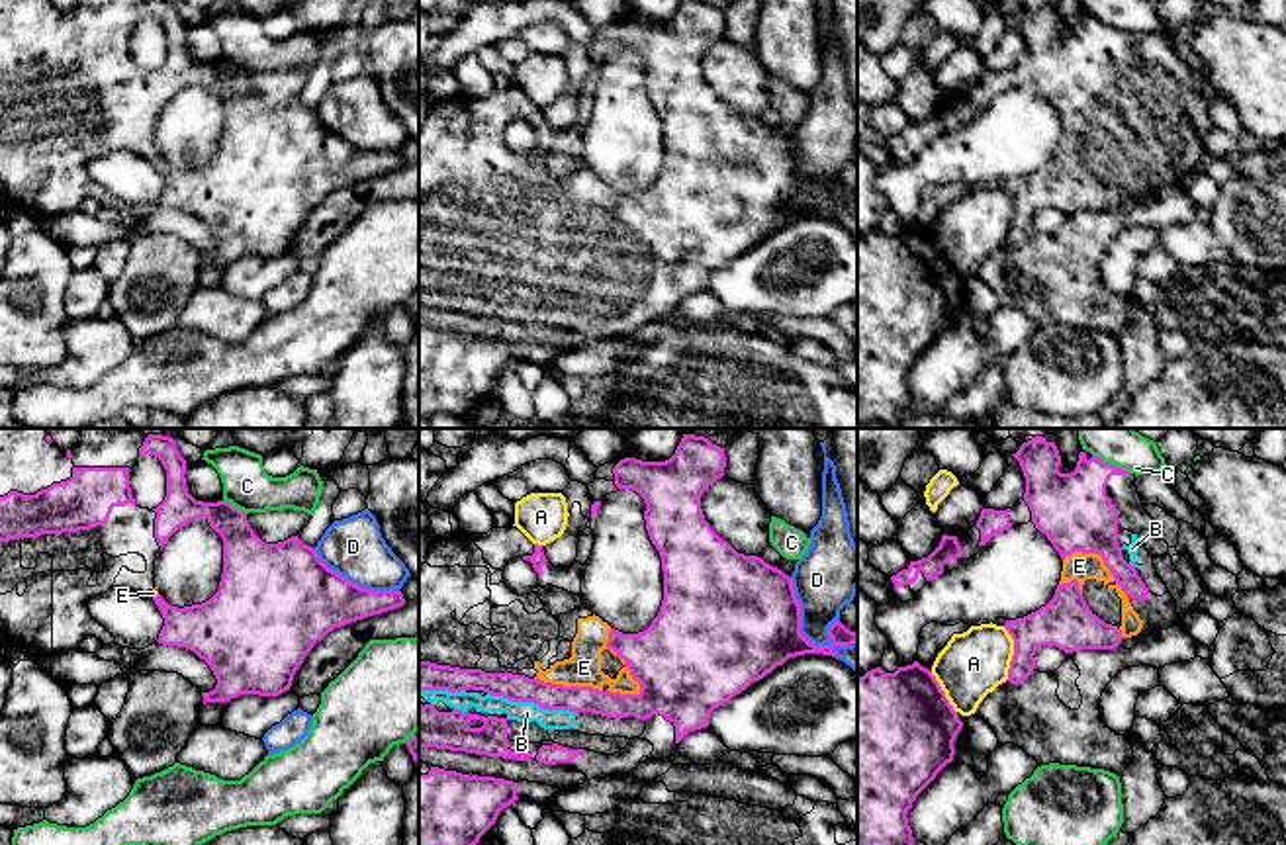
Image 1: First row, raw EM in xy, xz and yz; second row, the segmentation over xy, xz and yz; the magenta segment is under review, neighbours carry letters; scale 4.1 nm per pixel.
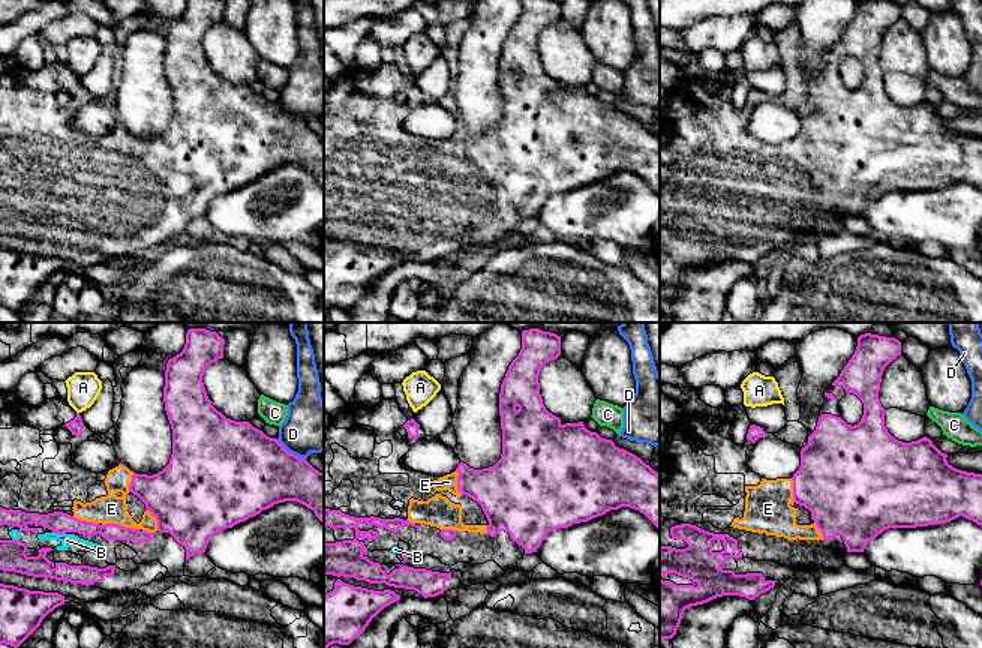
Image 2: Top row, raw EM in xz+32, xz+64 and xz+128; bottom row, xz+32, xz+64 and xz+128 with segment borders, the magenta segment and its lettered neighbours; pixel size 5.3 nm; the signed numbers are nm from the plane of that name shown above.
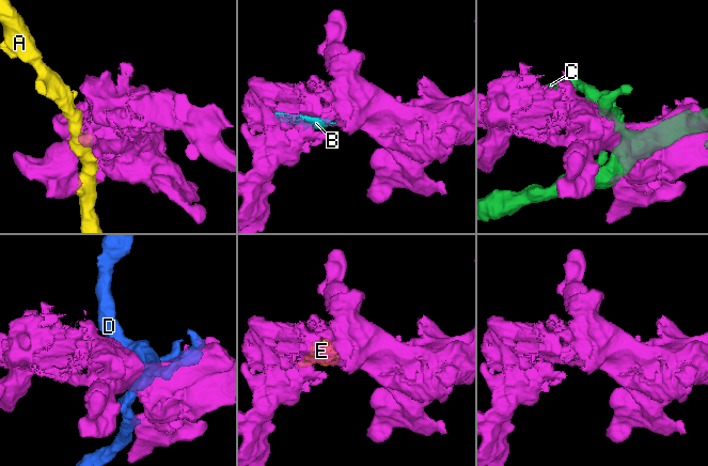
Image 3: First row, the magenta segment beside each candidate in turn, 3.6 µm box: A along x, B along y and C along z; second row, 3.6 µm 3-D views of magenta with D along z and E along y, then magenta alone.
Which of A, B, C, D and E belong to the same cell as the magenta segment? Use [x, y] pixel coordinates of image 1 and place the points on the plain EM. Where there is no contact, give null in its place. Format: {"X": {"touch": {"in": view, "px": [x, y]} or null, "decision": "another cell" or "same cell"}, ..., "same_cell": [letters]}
{"A": {"touch": {"in": "yz", "px": [1014, 216]}, "decision": "another cell"}, "B": {"touch": {"in": "xz", "px": [531, 263]}, "decision": "same cell"}, "C": {"touch": {"in": "yz", "px": [1110, 26]}, "decision": "another cell"}, "D": {"touch": {"in": "xz", "px": [799, 188]}, "decision": "another cell"}, "E": {"touch": {"in": "xz", "px": [625, 223]}, "decision": "same cell"}, "same_cell": ["B", "E"]}

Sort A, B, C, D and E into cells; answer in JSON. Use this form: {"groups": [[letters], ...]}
{"groups": [["A"], ["B", "E"], ["C"], ["D"]]}

